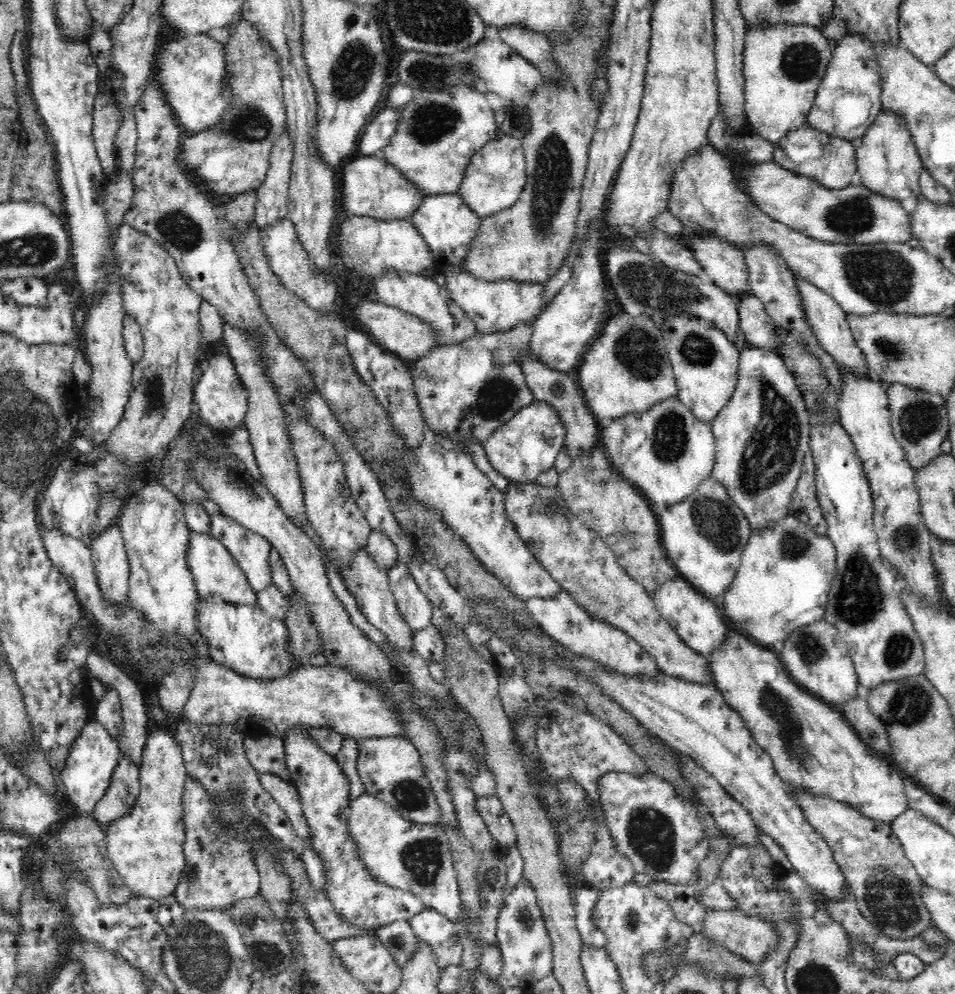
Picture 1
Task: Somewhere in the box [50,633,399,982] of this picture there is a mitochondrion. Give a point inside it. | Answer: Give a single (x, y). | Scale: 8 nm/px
(269, 955)

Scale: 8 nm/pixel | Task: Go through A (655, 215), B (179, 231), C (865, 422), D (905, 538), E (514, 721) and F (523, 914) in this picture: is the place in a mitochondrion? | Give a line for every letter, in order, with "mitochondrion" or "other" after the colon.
A: other
B: mitochondrion
C: other
D: mitochondrion
E: other
F: mitochondrion

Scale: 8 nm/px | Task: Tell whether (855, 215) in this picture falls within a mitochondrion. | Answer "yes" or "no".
yes

